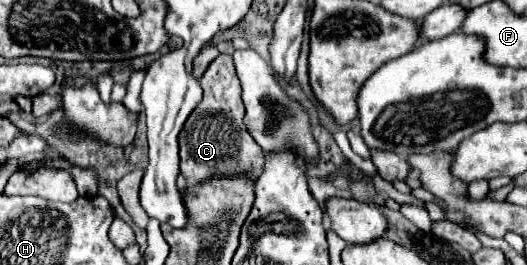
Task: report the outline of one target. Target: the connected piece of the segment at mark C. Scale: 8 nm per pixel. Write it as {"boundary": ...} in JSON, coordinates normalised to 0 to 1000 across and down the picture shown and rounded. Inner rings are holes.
{"boundary":[[[416,204],[397,242],[393,272],[385,279],[385,294],[378,309],[385,325],[385,377],[362,423],[362,438],[355,445],[355,460],[347,475],[347,498],[340,506],[343,626],[347,626],[347,664],[355,679],[355,694],[366,702],[366,694],[378,694],[378,687],[385,687],[389,672],[400,672],[400,664],[461,657],[461,649],[472,649],[480,672],[488,672],[491,649],[499,642],[499,566],[484,543],[484,528],[476,521],[476,506],[469,498],[469,483],[461,468],[465,408],[461,408],[461,377],[457,377],[457,347],[454,347],[454,294],[446,287],[446,249],[438,242],[438,211]]]}

